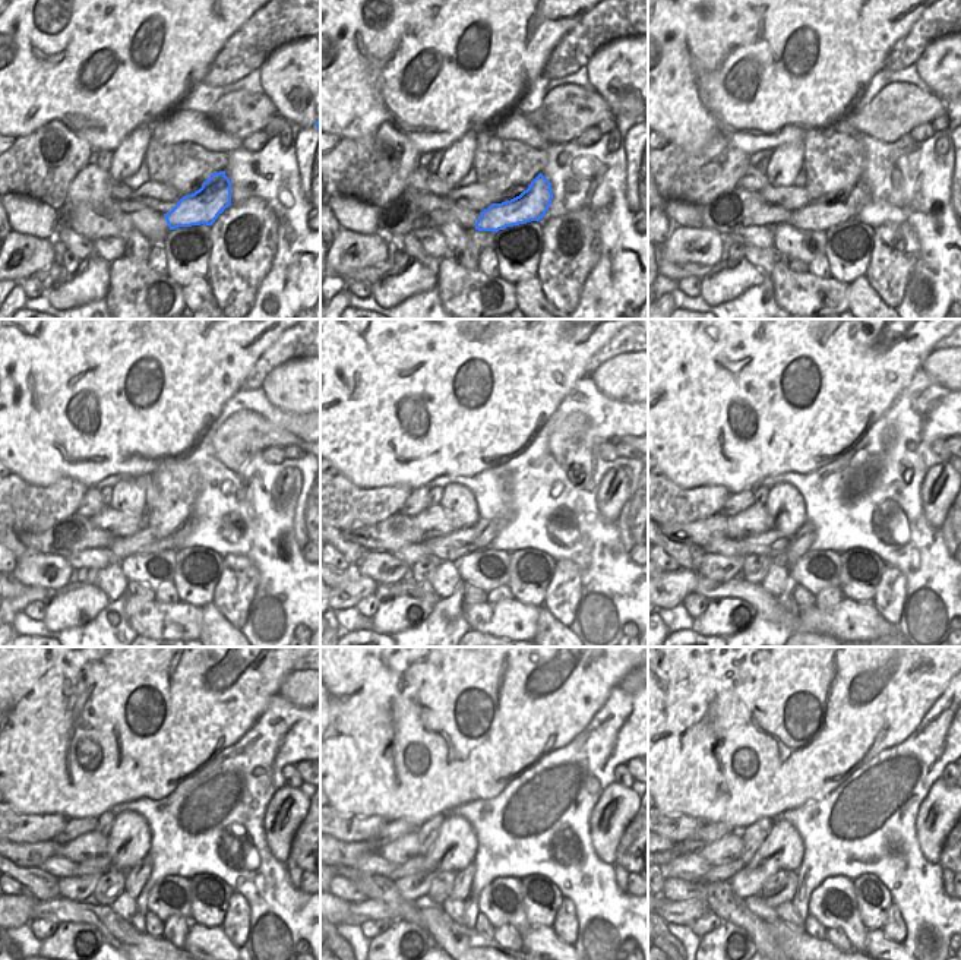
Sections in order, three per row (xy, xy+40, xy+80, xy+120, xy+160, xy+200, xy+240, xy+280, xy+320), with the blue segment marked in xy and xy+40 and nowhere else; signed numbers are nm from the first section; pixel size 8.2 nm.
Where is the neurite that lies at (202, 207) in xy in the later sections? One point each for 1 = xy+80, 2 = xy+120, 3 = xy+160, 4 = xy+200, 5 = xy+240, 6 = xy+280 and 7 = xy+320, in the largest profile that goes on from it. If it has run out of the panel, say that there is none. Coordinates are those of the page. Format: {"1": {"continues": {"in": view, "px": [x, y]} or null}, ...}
{"1": {"continues": {"in": "xy+80", "px": [816, 217]}}, "2": {"continues": {"in": "xy+120", "px": [142, 542]}}, "3": {"continues": {"in": "xy+160", "px": [449, 548]}}, "4": {"continues": {"in": "xy+200", "px": [774, 543]}}, "5": {"continues": {"in": "xy+240", "px": [100, 865]}}, "6": {"continues": {"in": "xy+280", "px": [417, 864]}}, "7": {"continues": {"in": "xy+320", "px": [718, 872]}}}

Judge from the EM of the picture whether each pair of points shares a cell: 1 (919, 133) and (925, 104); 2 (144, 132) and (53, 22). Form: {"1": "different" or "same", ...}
{"1": "different", "2": "different"}

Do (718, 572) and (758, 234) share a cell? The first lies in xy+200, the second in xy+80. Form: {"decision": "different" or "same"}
{"decision": "different"}

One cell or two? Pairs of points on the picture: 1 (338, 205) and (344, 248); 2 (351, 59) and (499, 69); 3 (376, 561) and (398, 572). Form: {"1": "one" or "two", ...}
{"1": "two", "2": "one", "3": "one"}

